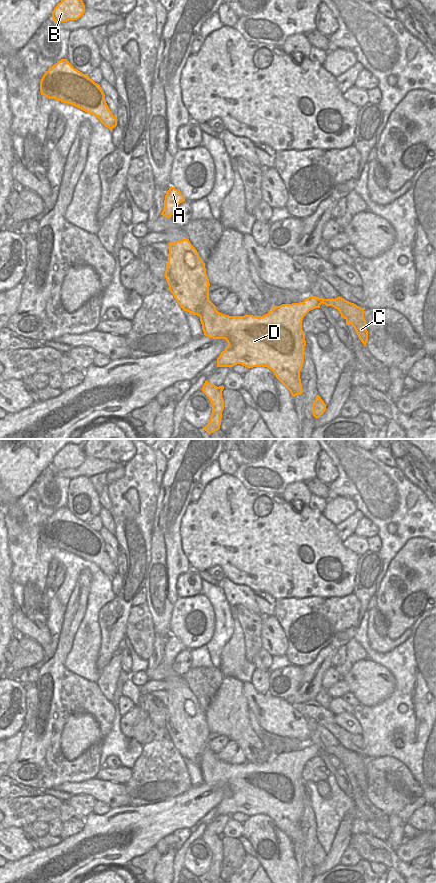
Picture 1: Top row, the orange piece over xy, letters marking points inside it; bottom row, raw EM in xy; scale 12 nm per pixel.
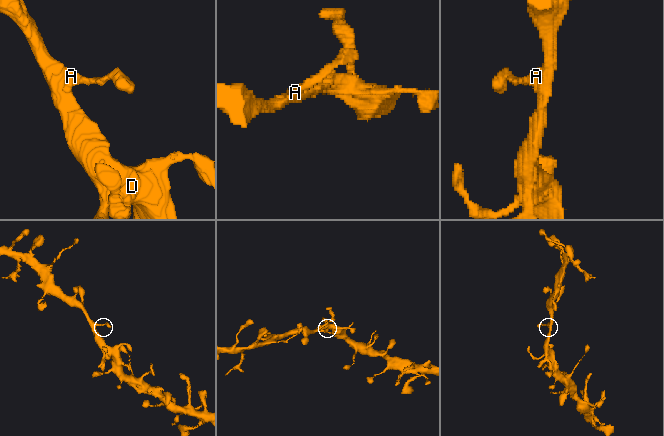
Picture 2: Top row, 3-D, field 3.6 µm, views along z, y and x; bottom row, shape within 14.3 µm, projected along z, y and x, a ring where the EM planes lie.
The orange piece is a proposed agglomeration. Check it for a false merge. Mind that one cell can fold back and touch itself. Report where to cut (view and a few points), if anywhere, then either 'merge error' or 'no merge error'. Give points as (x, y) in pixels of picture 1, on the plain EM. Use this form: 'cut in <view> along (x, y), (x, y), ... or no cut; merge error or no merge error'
no cut; no merge error

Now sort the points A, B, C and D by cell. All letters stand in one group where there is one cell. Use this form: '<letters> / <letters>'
A B C D

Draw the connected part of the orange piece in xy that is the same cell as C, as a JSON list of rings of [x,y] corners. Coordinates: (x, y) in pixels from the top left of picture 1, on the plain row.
[[[189,687],[168,691],[169,703],[165,718],[165,726],[170,740],[180,755],[193,763],[200,765],[204,783],[213,787],[225,787],[228,794],[217,806],[217,815],[233,815],[241,812],[247,816],[267,815],[273,819],[276,826],[290,839],[291,843],[302,842],[300,819],[304,811],[305,782],[302,778],[304,764],[323,751],[339,759],[351,772],[361,790],[366,794],[368,779],[364,766],[365,756],[361,756],[342,745],[323,747],[309,744],[303,750],[273,754],[273,757],[263,764],[229,764],[216,758],[216,754],[209,748],[209,727],[206,722],[205,711],[201,708],[197,698]]]

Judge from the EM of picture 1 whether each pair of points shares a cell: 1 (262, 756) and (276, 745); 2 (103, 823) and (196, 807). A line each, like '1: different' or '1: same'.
1: different
2: same

